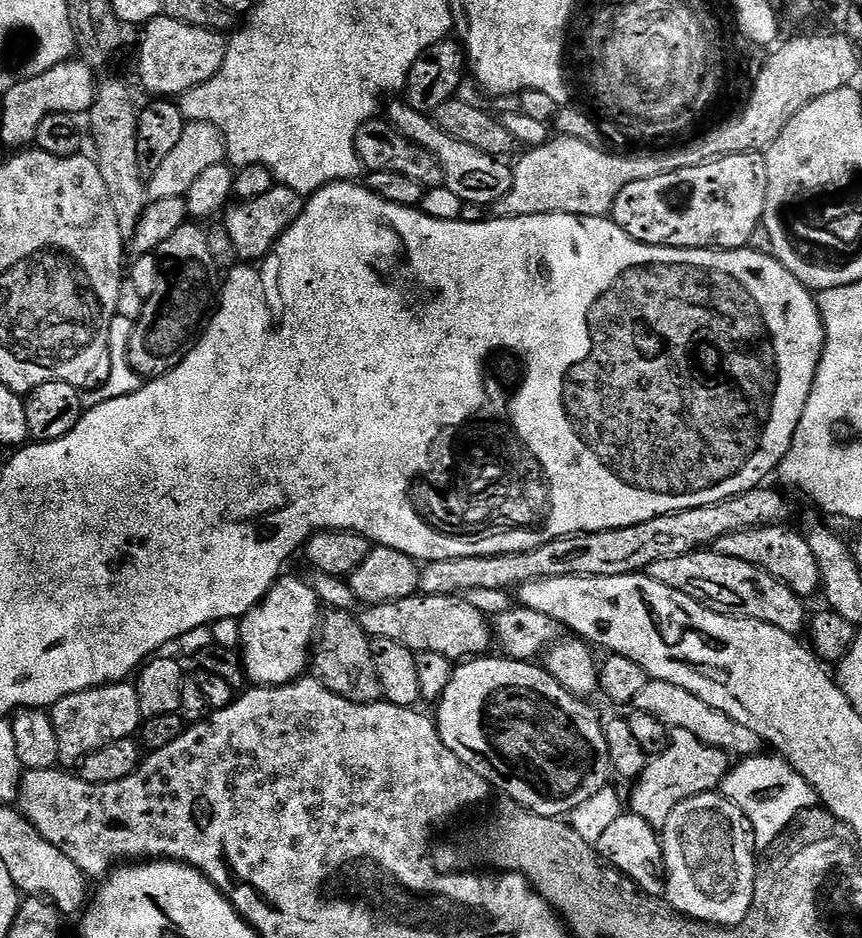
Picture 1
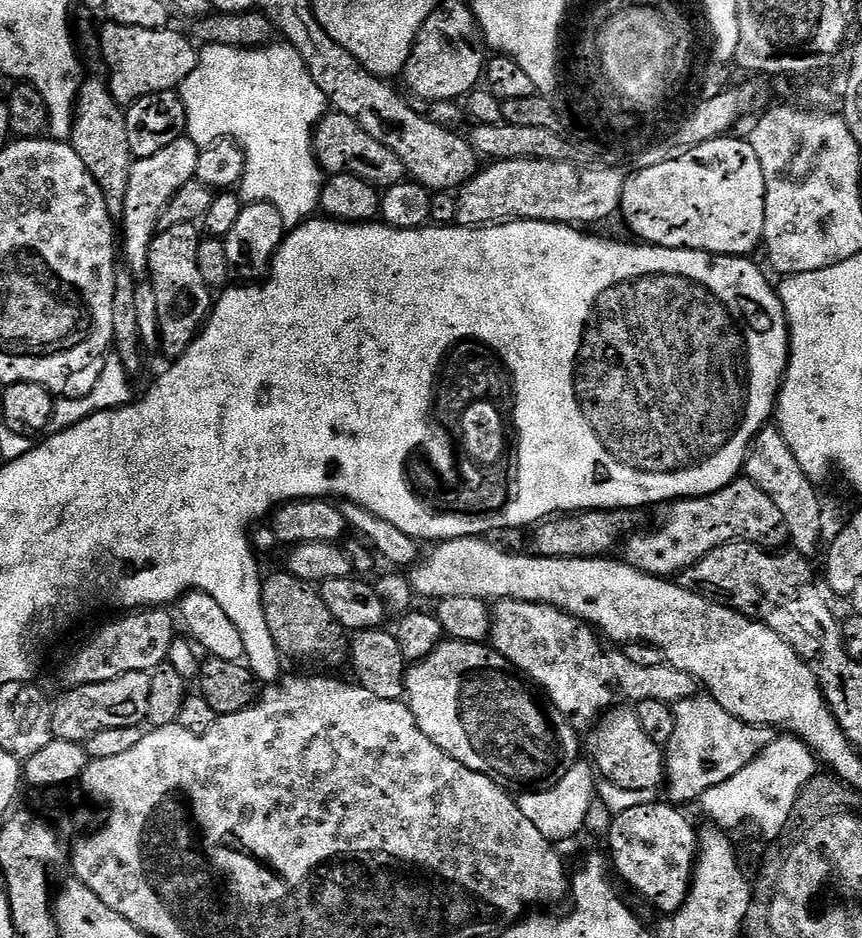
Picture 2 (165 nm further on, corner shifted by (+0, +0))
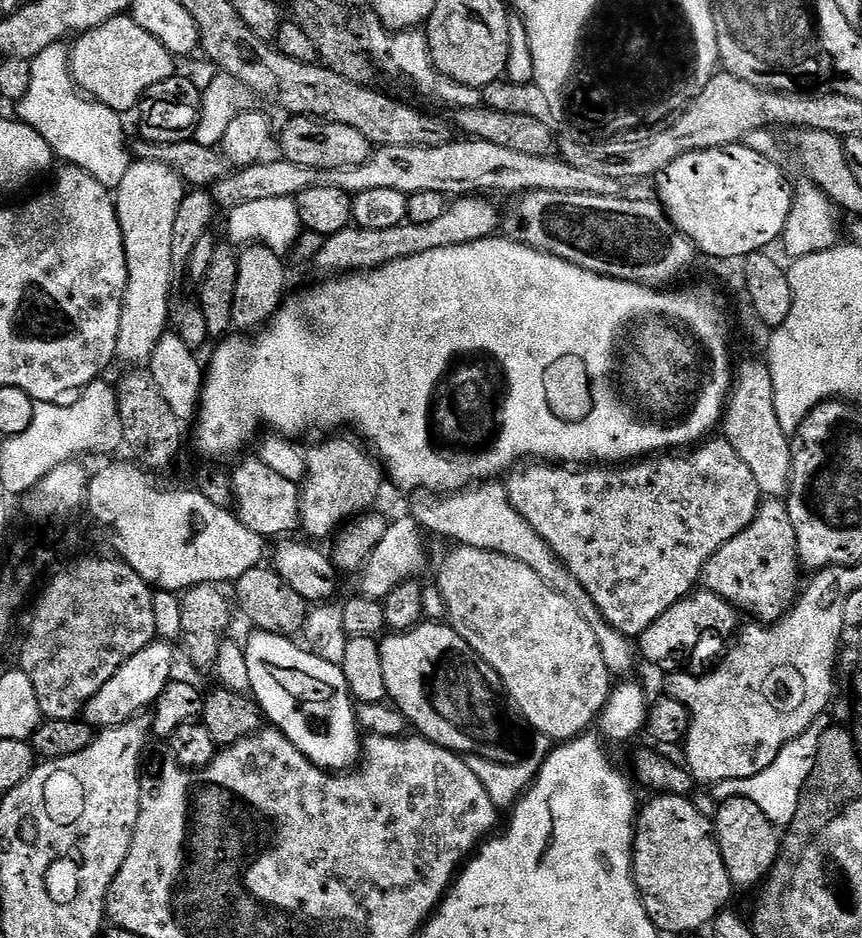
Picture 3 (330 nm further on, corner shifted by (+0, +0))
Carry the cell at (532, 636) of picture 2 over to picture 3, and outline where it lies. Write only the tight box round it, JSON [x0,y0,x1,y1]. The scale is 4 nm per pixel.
[436,546,612,742]

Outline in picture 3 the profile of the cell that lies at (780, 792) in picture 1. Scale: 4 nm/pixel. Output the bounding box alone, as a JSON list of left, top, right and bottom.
[715,726,821,826]

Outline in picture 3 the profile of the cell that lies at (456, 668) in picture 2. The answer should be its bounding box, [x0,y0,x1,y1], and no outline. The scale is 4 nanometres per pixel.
[379,622,511,761]

